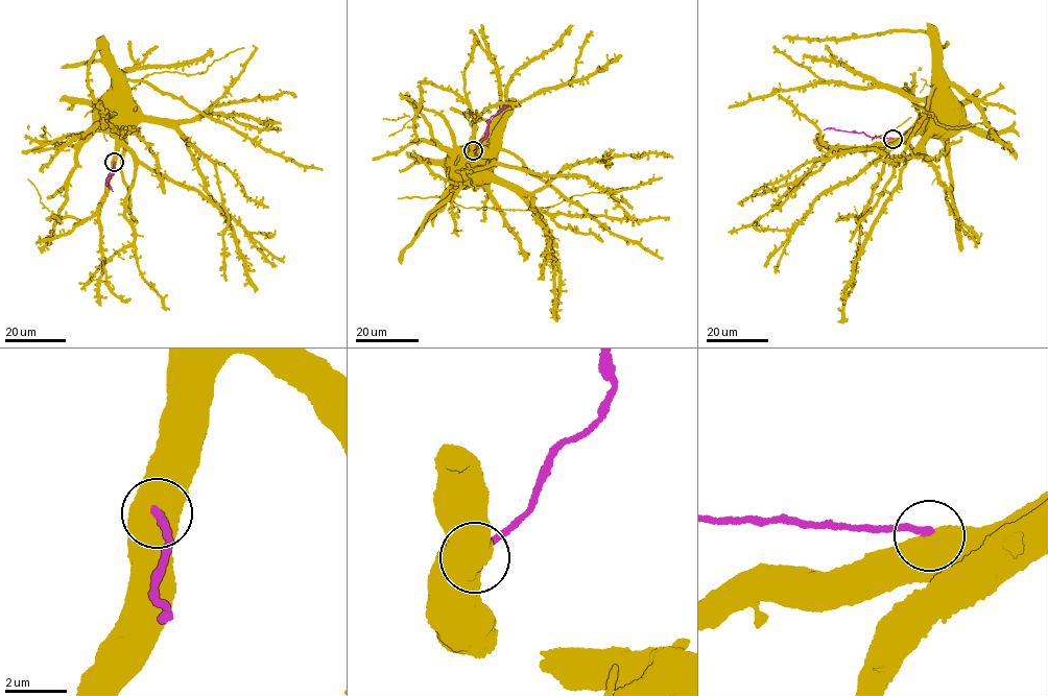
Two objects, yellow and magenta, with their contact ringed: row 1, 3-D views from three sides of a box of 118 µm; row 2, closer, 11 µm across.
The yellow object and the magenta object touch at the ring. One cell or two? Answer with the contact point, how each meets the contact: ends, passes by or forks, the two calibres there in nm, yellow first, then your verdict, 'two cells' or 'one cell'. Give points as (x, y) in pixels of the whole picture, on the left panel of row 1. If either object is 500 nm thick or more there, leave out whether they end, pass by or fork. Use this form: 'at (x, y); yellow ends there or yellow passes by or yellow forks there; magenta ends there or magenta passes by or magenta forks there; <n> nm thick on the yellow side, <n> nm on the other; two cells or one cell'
at (114, 162); 800 nm thick on the yellow side, 200 nm on the other; two cells

